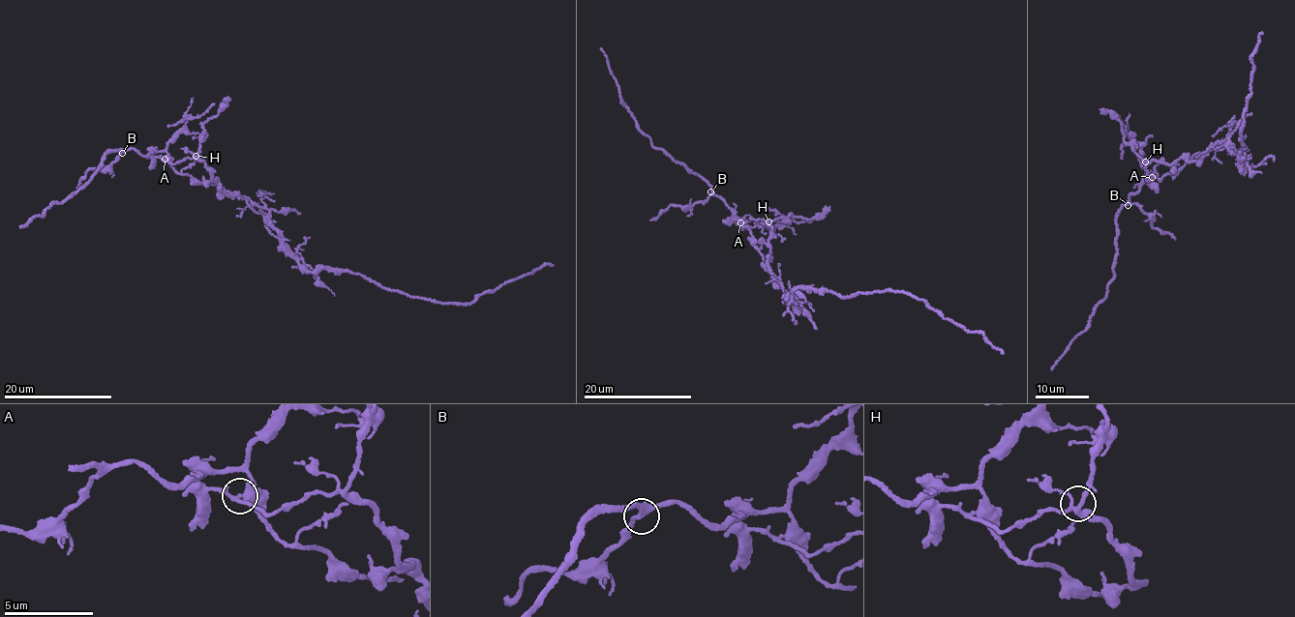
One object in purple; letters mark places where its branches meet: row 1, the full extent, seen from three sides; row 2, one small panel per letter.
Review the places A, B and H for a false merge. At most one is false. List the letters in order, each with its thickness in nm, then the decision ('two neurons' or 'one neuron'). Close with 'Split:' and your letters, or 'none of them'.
A: calibre 340 nm; two neurons
B: calibre 320 nm; one neuron
H: calibre 260 nm; one neuron
Split: A

